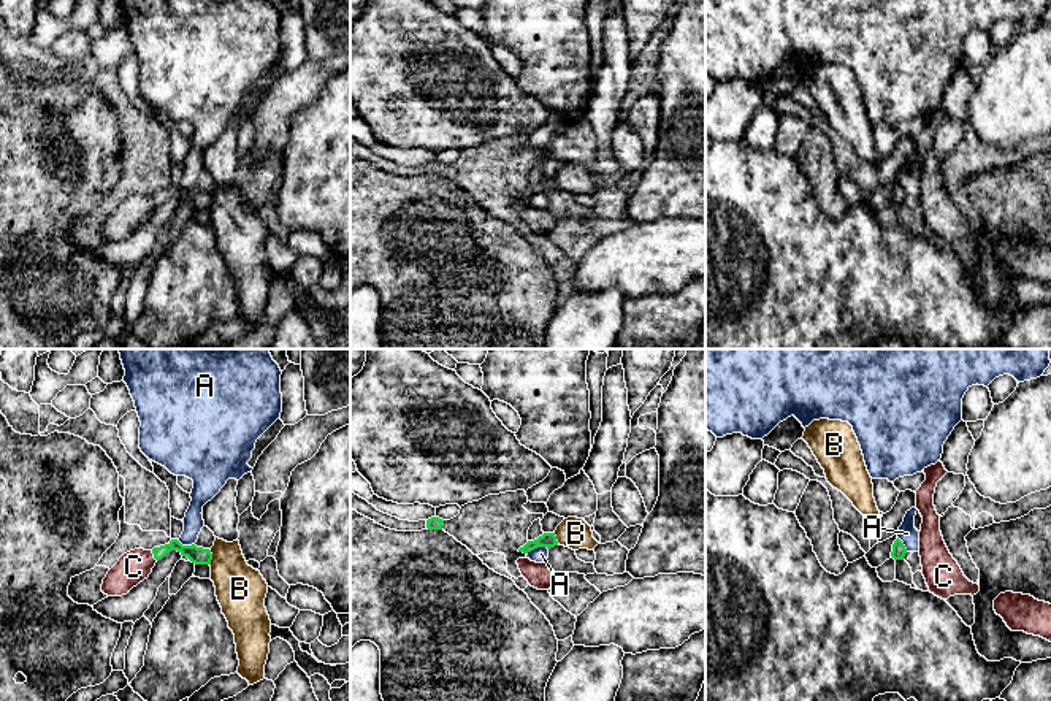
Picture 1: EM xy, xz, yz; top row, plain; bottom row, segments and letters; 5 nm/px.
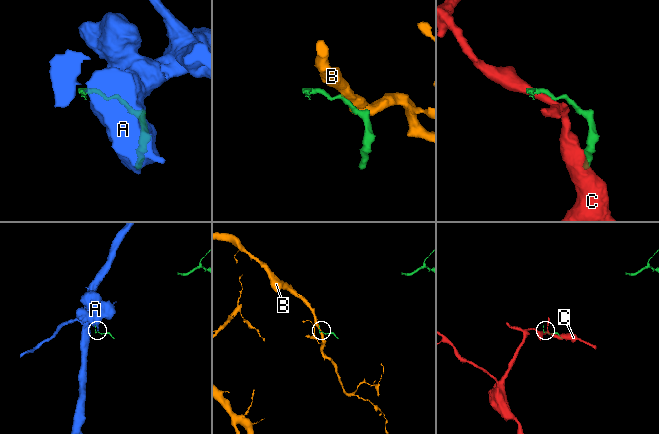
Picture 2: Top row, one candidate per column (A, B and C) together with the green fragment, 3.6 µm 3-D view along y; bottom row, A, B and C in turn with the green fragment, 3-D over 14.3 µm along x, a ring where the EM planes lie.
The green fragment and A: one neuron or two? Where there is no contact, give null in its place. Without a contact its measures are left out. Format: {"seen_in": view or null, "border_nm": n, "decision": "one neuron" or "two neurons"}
{"seen_in": "xz", "border_nm": 110, "decision": "two neurons"}

